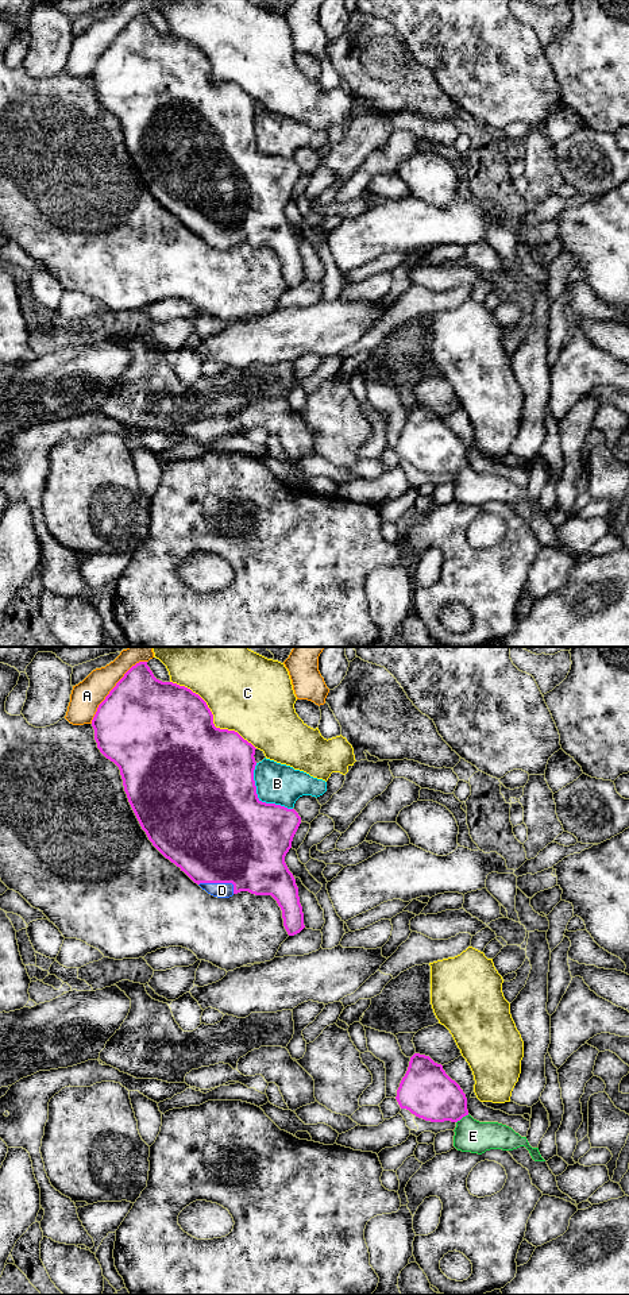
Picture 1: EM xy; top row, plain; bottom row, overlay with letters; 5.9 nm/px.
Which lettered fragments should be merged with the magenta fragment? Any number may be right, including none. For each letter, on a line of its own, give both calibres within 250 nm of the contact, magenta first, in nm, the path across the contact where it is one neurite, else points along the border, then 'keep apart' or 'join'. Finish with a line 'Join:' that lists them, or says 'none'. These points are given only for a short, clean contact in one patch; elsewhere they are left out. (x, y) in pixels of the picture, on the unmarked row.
A: calibres 500 and 180 nm; keep apart
B: calibres 500 and 240 nm; keep apart
C: calibres 500 and 480 nm; keep apart
D: calibres 500 and 100 nm; way xy (216, 192), (220, 234), (222, 242); join
E: calibres 320 and 190 nm; way xy (428, 444), (446, 453), (462, 469), (473, 488); join
Join: D, E

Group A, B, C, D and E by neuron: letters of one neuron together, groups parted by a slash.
A / B / C / D E

